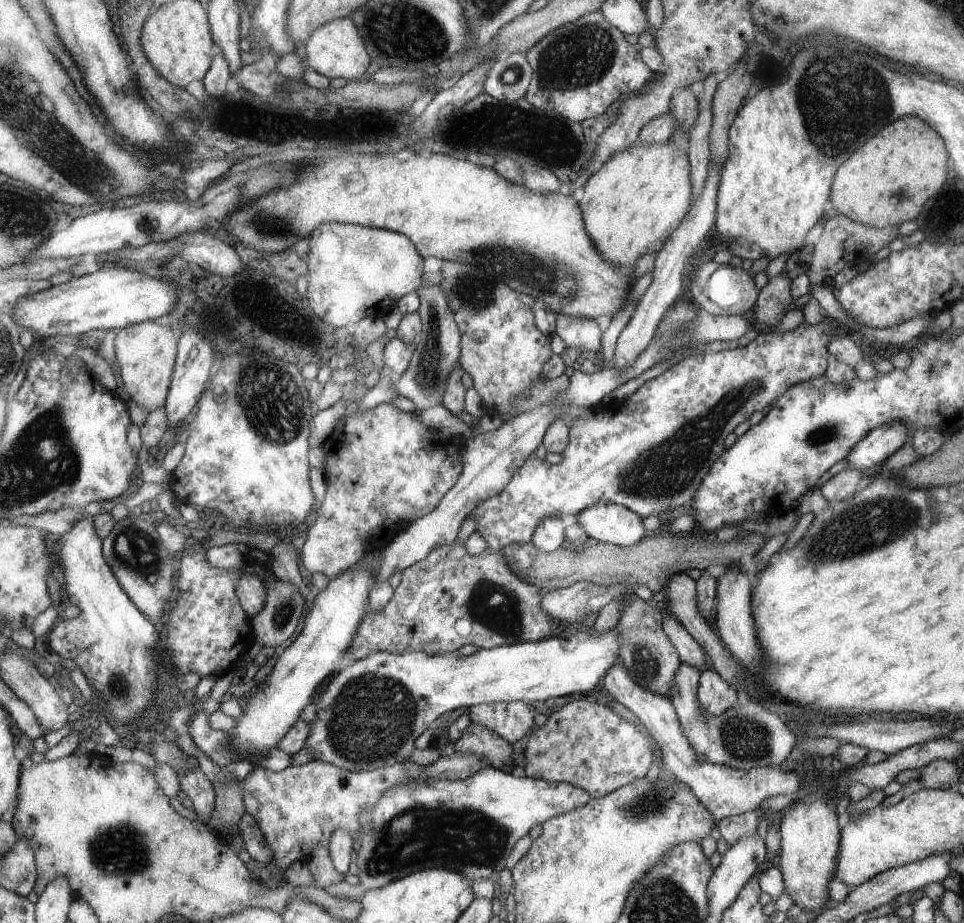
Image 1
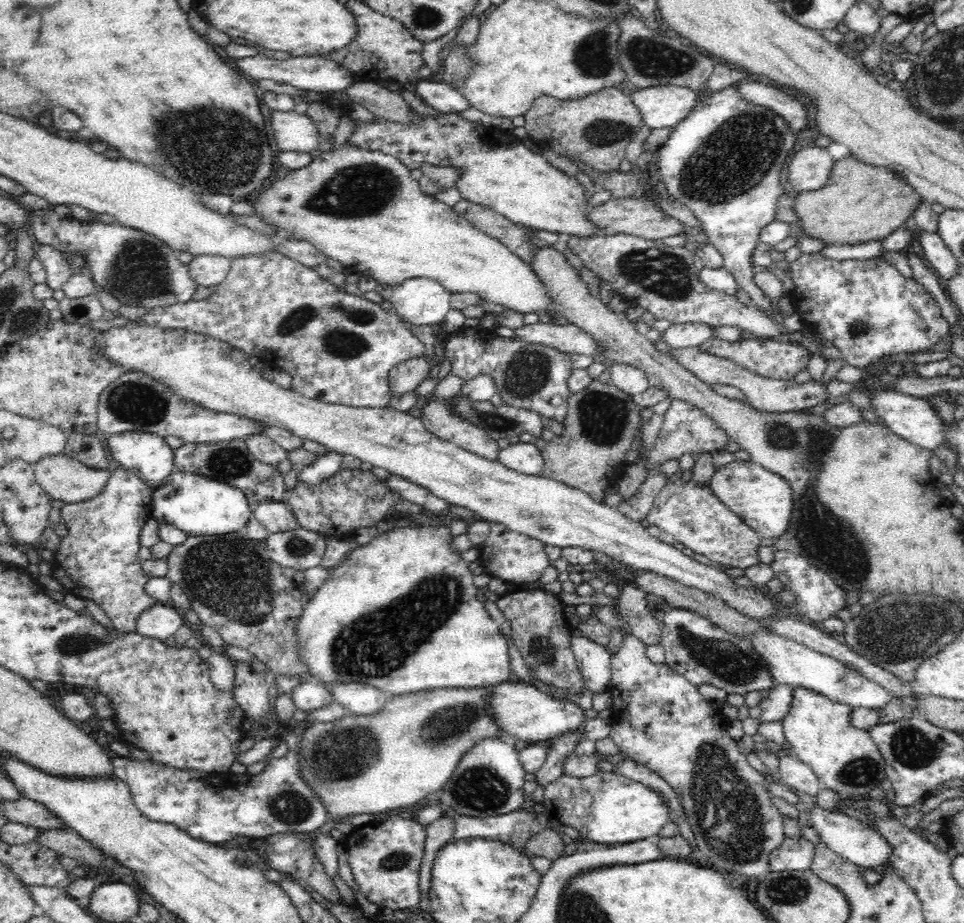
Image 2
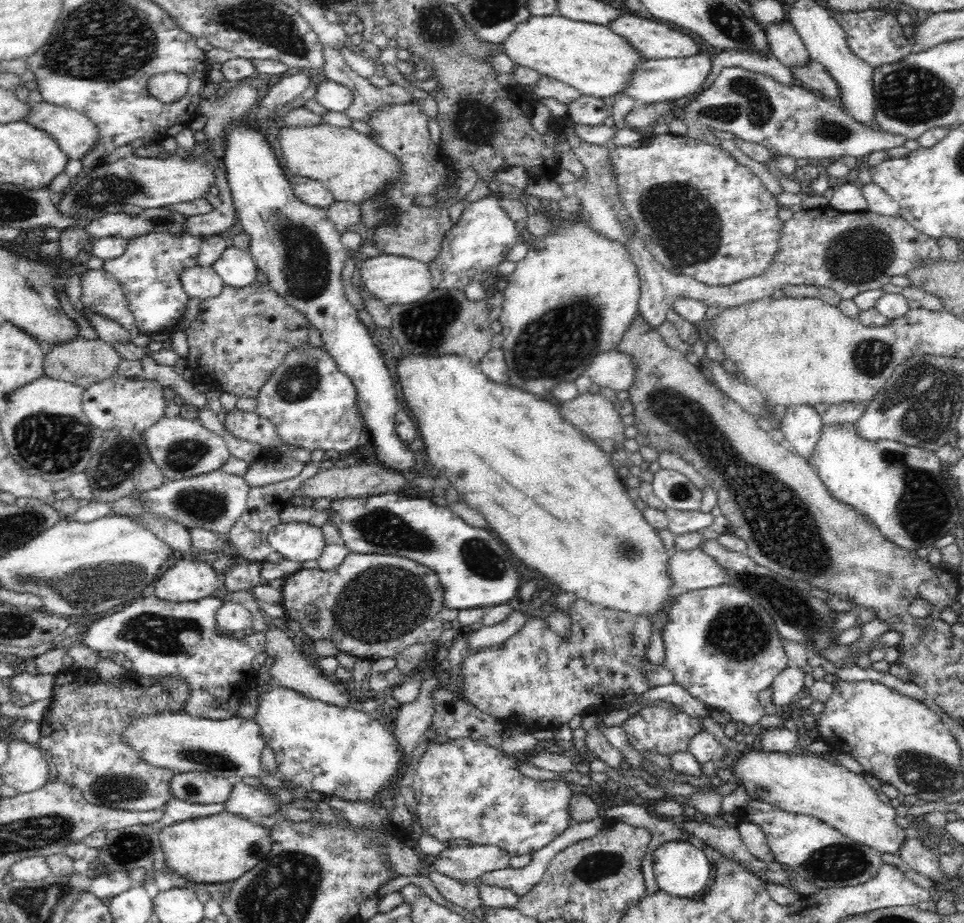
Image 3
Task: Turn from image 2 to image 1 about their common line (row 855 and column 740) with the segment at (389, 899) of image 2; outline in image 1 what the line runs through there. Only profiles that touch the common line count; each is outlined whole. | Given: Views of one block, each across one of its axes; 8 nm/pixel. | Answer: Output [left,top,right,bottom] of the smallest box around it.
[469,315,840,551]

